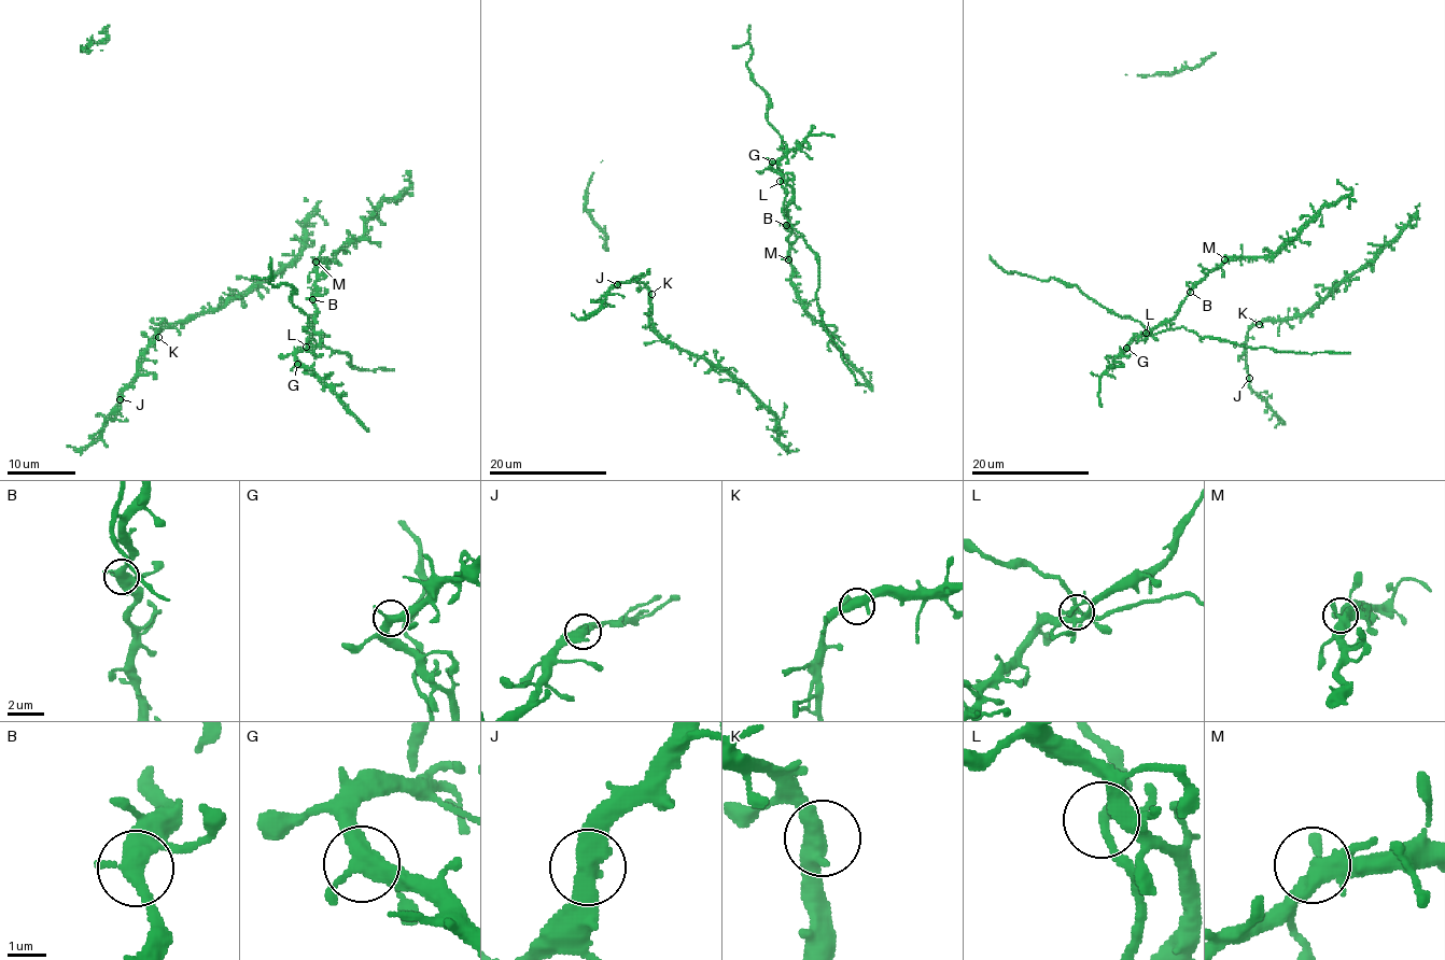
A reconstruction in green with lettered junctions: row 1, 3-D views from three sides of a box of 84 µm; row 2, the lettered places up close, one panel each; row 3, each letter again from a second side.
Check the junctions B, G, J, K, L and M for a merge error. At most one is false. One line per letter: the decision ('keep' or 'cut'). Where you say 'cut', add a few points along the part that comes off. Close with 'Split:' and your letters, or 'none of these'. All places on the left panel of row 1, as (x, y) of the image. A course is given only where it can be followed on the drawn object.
B: keep
G: keep
J: keep
K: keep
L: keep
M: keep
Split: none of these

